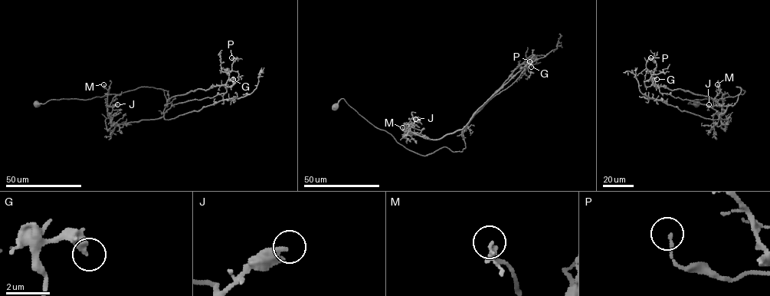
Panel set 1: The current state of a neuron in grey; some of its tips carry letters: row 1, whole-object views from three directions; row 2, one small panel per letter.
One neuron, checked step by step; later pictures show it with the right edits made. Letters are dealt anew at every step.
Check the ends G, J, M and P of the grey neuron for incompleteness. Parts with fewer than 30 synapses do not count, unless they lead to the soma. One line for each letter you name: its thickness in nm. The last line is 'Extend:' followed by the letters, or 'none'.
Extend: none

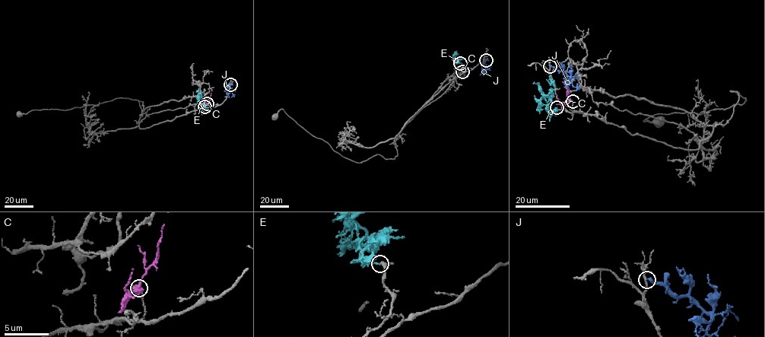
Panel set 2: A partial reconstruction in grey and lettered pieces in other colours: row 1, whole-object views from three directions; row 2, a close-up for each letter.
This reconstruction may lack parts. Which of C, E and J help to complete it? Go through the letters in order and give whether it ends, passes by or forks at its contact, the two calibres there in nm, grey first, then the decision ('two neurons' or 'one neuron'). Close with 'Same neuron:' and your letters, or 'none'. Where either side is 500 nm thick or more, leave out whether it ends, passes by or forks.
C: it ends; calibres 120 and 240 nm; two neurons
E: it ends; calibres 200 and 170 nm; two neurons
J: it ends; calibres 140 and 240 nm; two neurons
Same neuron: none

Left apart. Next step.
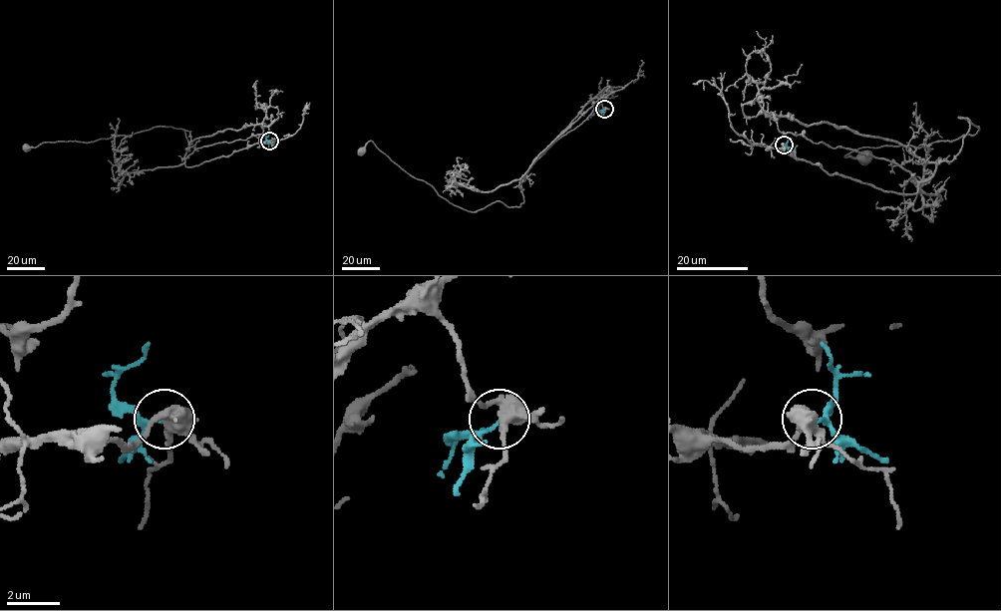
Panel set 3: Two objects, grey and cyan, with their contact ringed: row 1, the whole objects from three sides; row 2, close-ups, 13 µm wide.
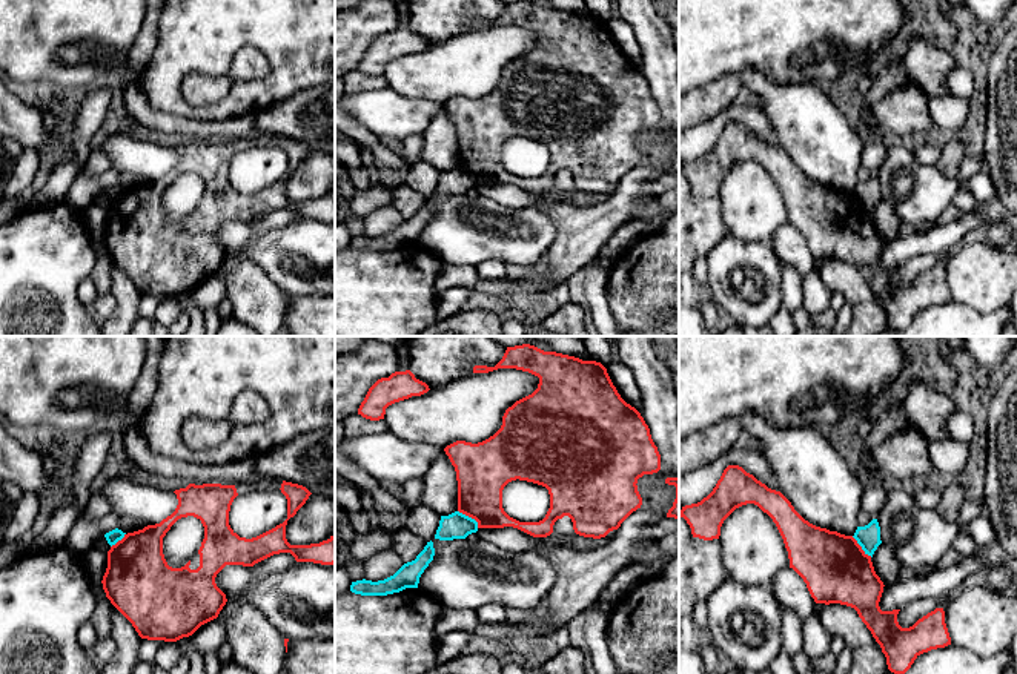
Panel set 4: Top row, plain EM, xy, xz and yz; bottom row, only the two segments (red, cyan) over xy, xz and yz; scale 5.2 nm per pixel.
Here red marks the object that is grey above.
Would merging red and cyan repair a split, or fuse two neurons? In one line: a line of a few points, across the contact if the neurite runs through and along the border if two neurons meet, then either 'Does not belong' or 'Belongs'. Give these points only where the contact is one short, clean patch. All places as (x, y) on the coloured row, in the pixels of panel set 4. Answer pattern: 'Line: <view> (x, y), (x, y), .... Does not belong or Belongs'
Line: xz (458, 510), (470, 516), (478, 527). Does not belong

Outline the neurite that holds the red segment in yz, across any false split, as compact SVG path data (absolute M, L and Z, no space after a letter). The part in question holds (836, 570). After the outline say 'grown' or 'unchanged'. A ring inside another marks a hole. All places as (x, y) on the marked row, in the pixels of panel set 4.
M728 465L713 491L701 502L682 507L681 517L690 525L693 537L713 540L719 539L724 520L747 504L757 505L773 519L788 551L790 568L803 579L816 603L840 603L857 611L880 645L891 672L905 674L920 654L951 645L943 608L936 608L913 626L902 628L897 622L900 610L880 610L879 602L885 585L874 571L871 556L862 550L857 540L853 536L810 524L780 491L768 488L739 465Z | unchanged

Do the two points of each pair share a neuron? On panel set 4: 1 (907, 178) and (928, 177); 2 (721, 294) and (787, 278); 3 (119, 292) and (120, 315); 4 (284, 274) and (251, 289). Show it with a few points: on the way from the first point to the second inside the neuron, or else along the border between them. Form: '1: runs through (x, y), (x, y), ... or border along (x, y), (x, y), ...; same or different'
1: runs through (911, 178), (924, 178); same
2: border along (782, 263), (781, 306); different
3: runs through (120, 298), (120, 309); same
4: border along (248, 260), (284, 294); different

